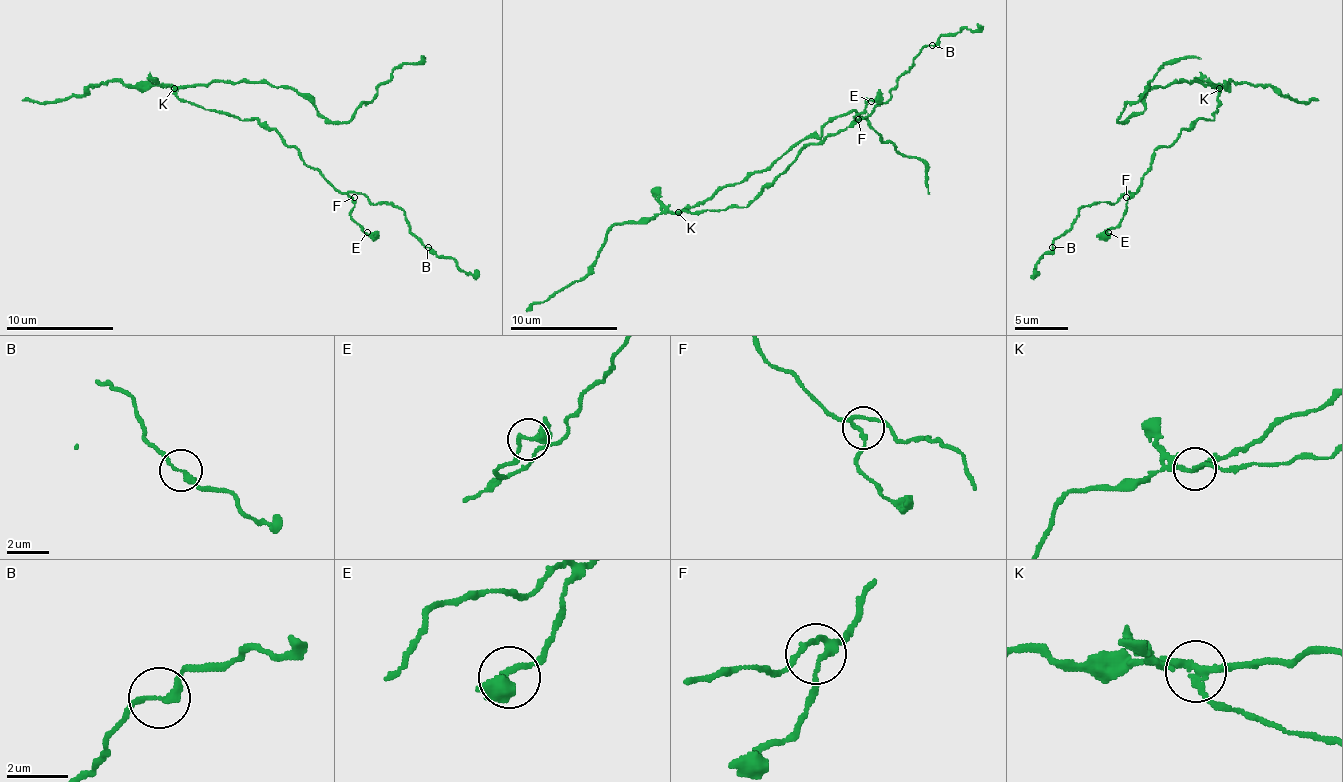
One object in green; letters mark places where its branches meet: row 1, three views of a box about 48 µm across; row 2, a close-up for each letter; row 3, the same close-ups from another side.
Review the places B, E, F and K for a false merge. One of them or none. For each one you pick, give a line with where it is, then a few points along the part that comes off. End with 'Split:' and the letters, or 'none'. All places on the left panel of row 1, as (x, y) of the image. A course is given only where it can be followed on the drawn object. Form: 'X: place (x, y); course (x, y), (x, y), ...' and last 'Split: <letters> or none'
K: place (174, 88); course (174, 87), (220, 82), (268, 82), (273, 87), (292, 87), (327, 119), (348, 119), (396, 69), (426, 58)
Split: K

